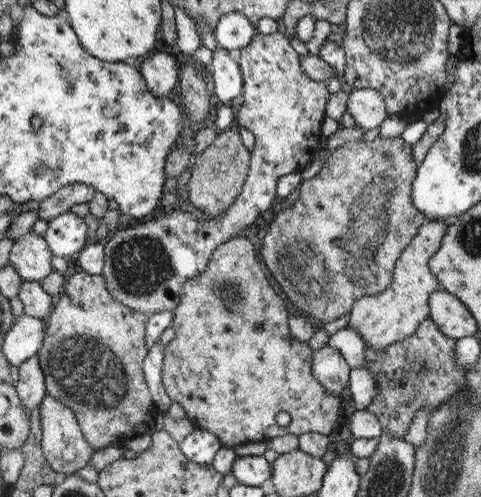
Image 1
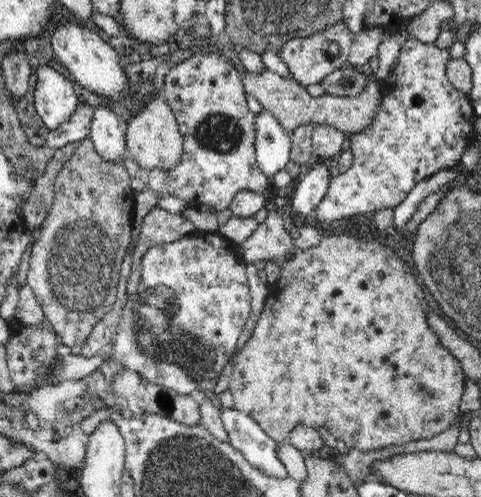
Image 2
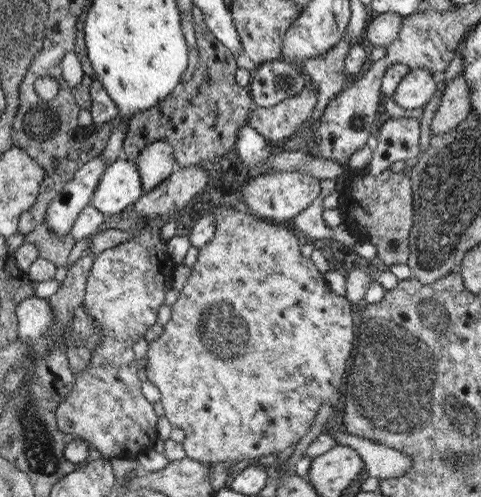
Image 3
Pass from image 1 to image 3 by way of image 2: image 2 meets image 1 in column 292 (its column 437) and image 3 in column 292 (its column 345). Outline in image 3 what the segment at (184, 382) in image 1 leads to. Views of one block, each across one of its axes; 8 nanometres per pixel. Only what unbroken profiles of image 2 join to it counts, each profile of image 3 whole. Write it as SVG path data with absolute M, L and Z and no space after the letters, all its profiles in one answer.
M205 208L205 210L209 212L217 210L215 236L211 242L199 248L197 262L191 268L191 278L179 290L177 300L171 304L171 320L165 324L163 334L149 344L147 382L151 382L159 390L159 402L165 412L163 418L169 420L173 428L179 428L183 432L181 446L185 450L185 458L211 462L215 466L219 462L235 464L241 460L259 460L267 454L279 454L283 448L299 442L307 434L307 430L311 428L311 420L321 402L335 406L337 396L339 396L337 388L341 384L339 380L345 370L345 360L349 360L349 352L351 352L351 342L353 342L351 320L353 318L351 318L349 300L333 294L325 286L321 272L317 272L317 268L311 264L309 258L303 258L299 254L297 238L289 230L279 228L277 224L261 220L257 216L237 212L237 210L219 210L219 208Z

